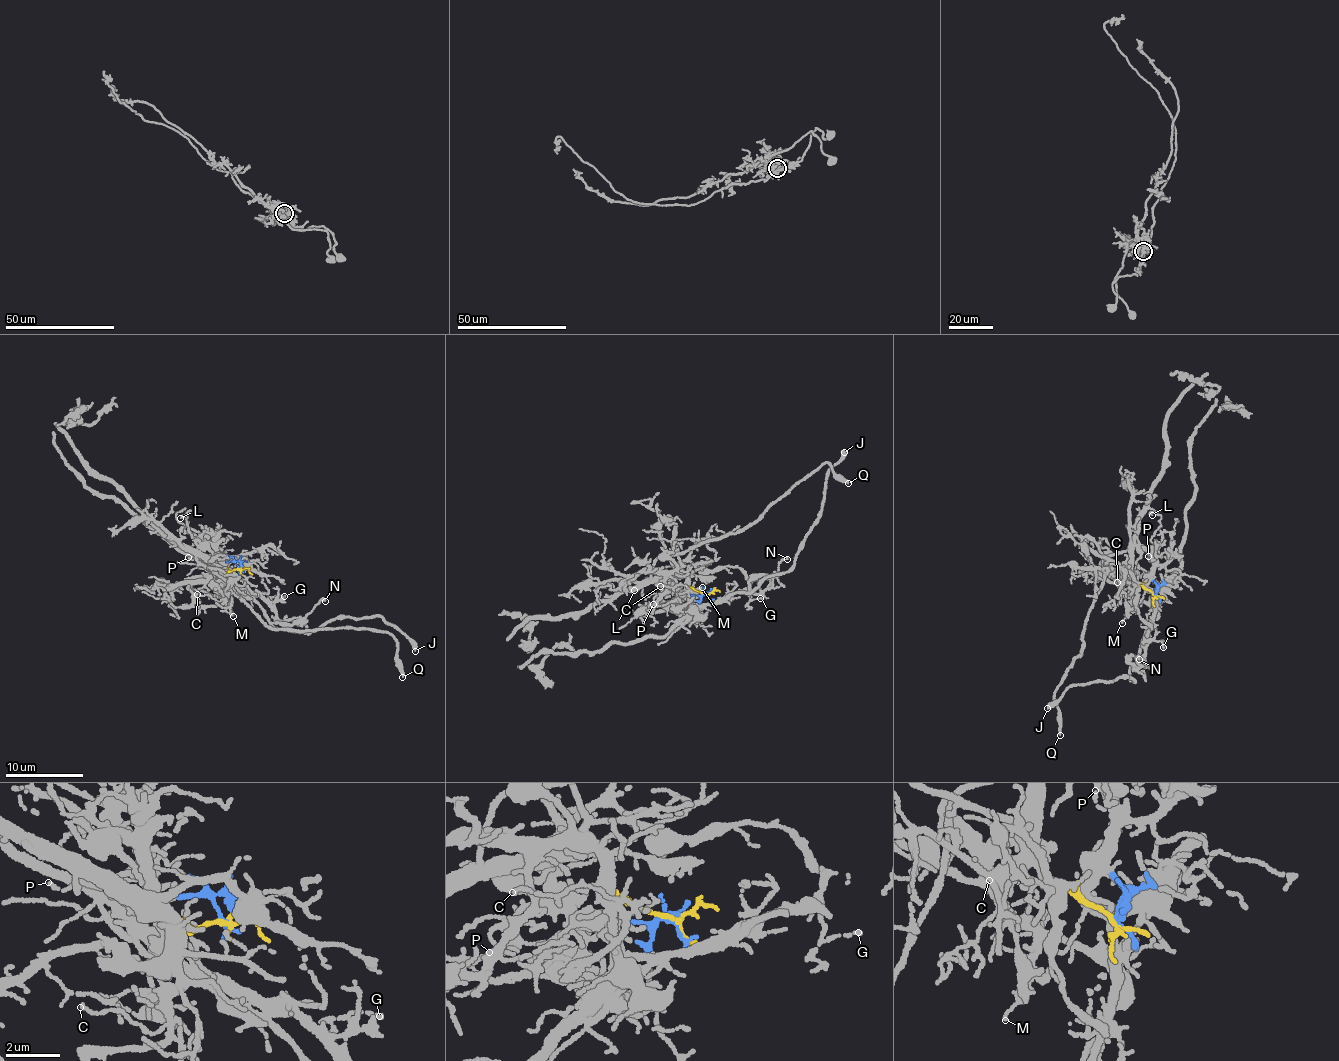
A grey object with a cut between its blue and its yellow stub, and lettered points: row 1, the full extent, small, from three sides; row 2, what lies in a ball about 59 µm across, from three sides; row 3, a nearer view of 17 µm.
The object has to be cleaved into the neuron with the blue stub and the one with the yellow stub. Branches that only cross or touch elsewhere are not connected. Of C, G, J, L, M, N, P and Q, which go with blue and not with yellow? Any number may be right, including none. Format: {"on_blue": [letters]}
{"on_blue": ["G", "J", "L", "N", "P"]}

